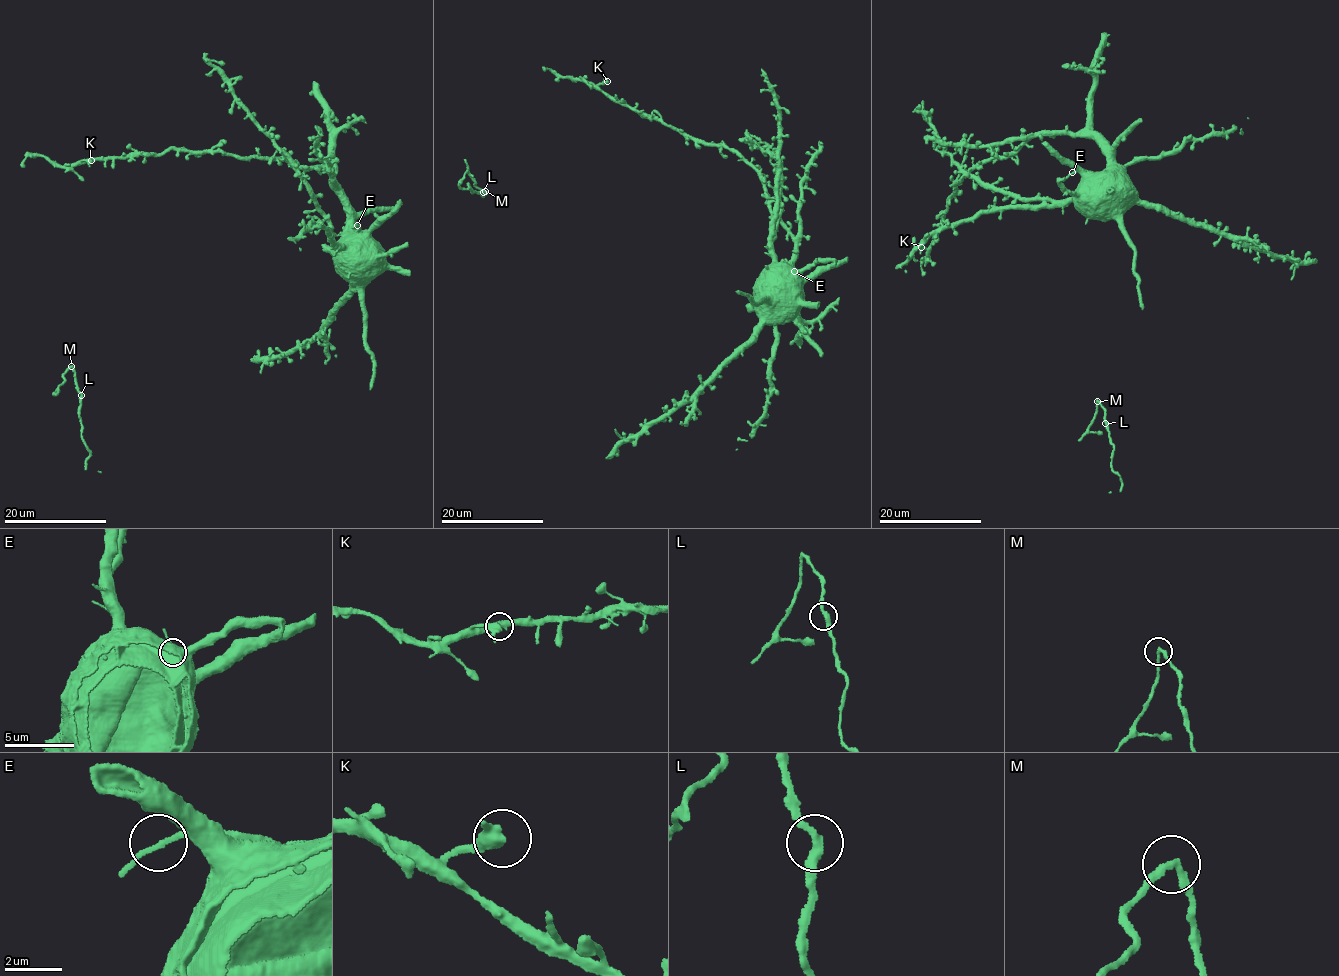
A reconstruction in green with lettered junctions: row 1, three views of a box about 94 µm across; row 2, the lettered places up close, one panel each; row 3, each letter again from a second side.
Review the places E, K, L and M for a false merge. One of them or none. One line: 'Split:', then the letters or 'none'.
Split: M

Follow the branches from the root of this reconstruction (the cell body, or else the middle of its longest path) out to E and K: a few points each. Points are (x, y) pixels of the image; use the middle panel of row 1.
E: (772, 305), (770, 299), (792, 284), (794, 271)
K: (772, 305), (787, 302), (794, 237), (770, 209), (763, 178), (727, 147), (616, 102), (597, 85), (607, 81)

